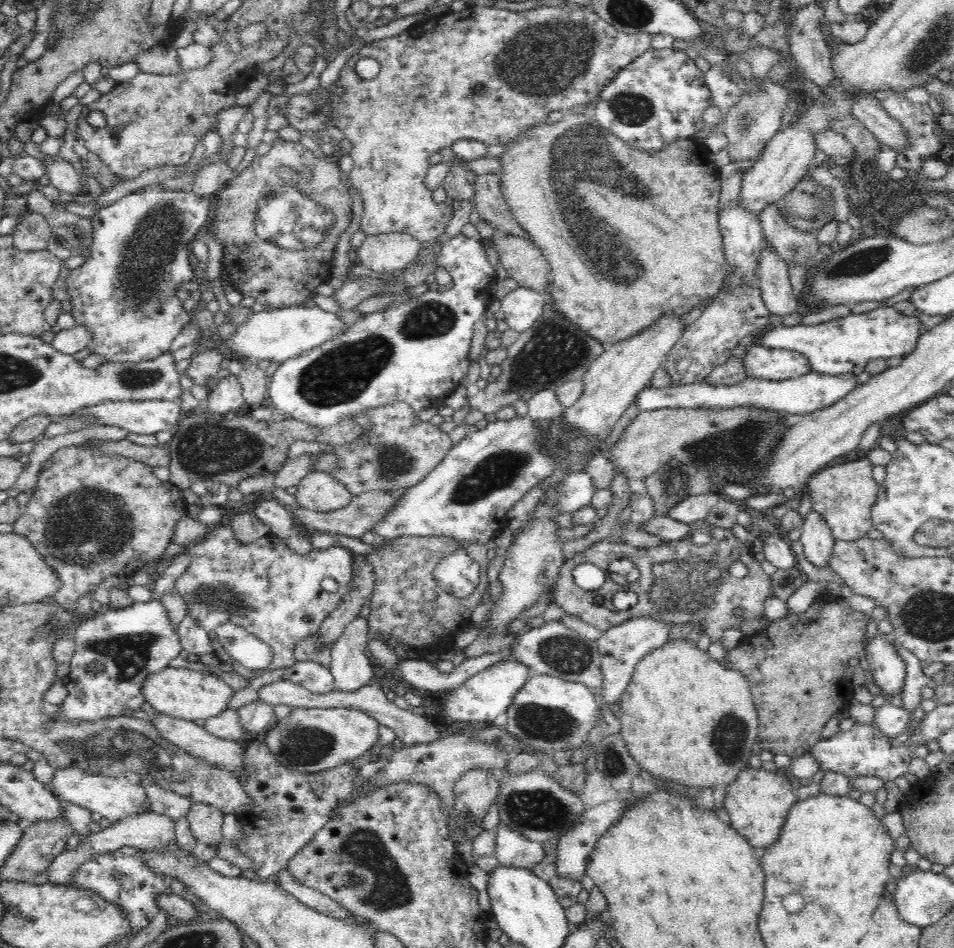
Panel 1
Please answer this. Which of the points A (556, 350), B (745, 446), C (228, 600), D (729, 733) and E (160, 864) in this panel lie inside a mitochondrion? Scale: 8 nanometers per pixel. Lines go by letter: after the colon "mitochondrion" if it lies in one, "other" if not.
A: mitochondrion
B: mitochondrion
C: mitochondrion
D: mitochondrion
E: other

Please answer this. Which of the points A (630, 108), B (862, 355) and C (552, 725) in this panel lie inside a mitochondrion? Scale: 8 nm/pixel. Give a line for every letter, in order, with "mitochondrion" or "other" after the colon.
A: mitochondrion
B: other
C: mitochondrion

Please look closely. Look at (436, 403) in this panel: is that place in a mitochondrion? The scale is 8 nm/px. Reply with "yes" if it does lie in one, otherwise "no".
no

